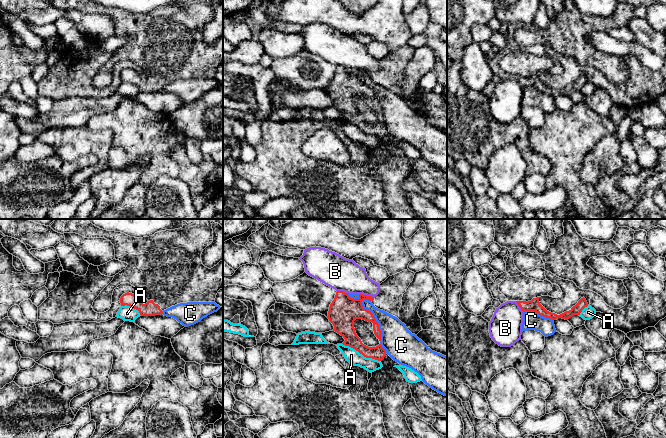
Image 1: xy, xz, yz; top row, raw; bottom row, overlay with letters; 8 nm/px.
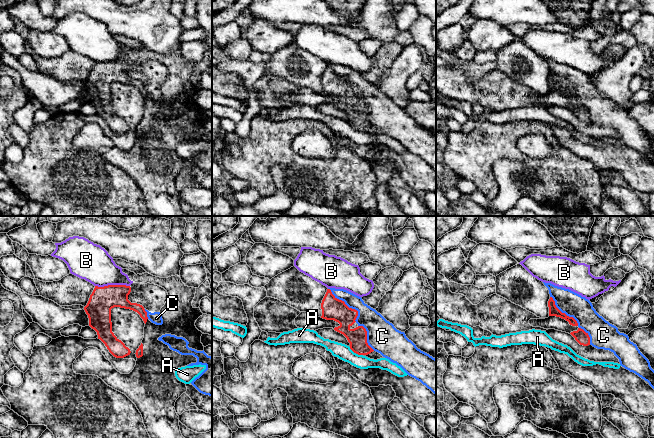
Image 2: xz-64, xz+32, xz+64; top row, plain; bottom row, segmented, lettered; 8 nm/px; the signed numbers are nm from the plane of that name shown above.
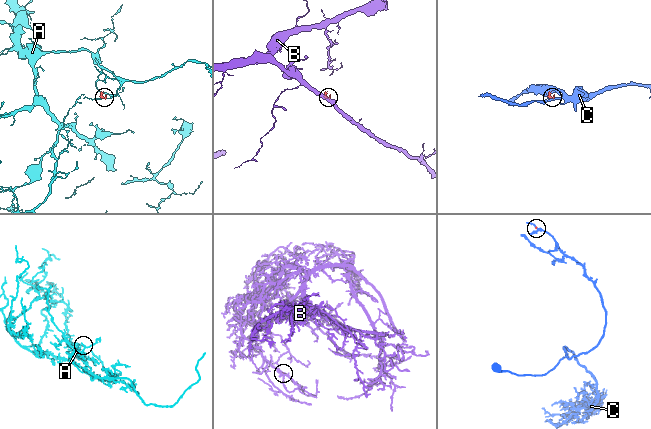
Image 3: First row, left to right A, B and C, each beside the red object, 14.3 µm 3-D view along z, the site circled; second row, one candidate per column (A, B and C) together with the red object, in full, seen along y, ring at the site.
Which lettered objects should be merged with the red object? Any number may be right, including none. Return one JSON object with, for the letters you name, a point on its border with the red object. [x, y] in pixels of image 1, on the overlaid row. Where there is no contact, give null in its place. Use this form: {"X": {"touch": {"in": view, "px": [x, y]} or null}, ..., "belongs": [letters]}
{"belongs": []}

